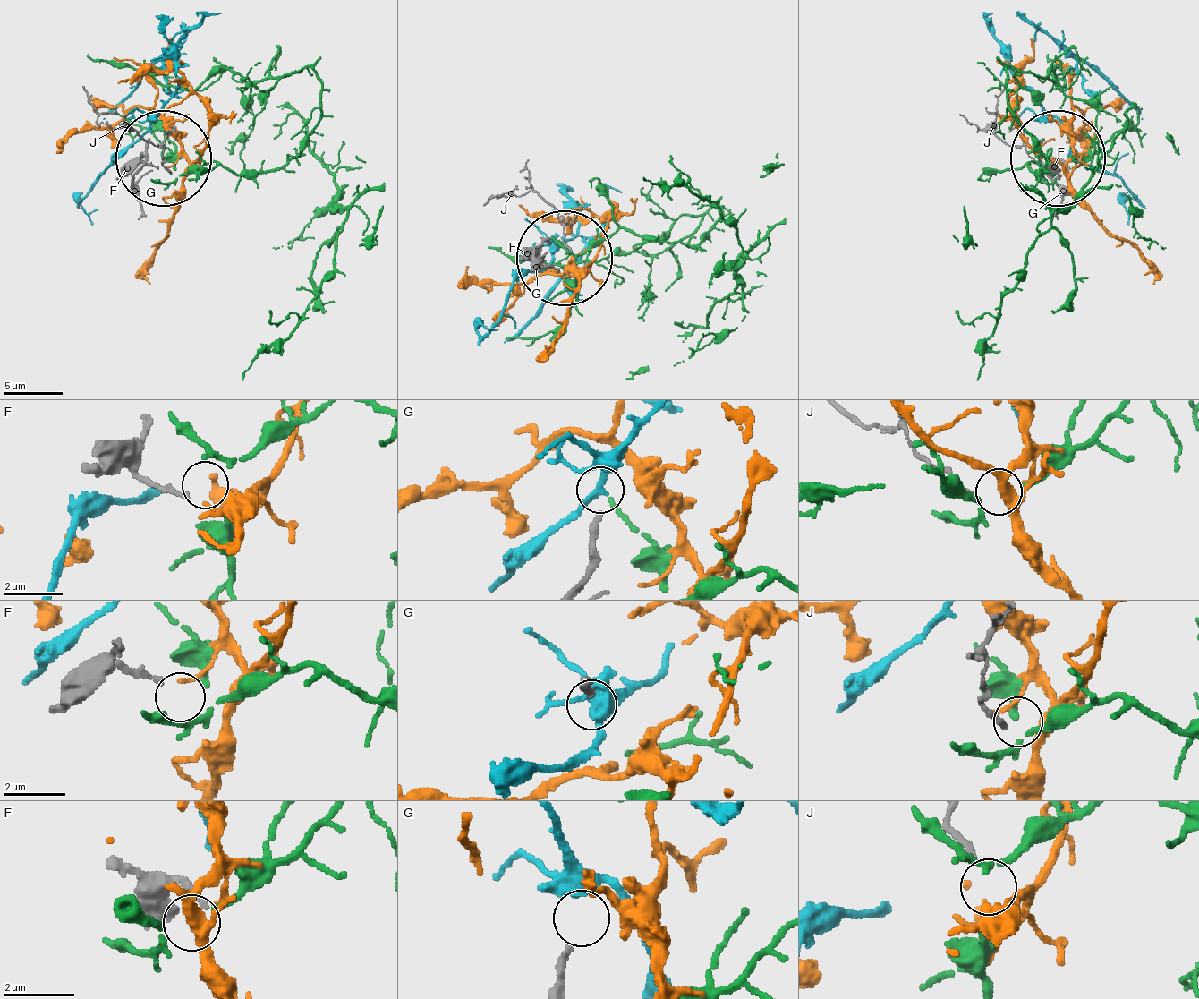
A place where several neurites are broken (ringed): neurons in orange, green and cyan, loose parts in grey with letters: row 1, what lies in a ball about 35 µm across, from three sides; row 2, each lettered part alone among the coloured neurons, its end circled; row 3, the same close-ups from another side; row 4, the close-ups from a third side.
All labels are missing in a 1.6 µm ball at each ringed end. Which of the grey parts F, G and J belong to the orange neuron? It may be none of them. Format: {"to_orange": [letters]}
{"to_orange": []}

